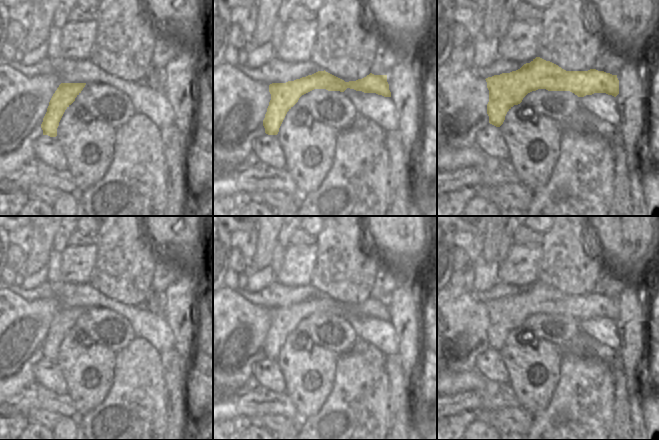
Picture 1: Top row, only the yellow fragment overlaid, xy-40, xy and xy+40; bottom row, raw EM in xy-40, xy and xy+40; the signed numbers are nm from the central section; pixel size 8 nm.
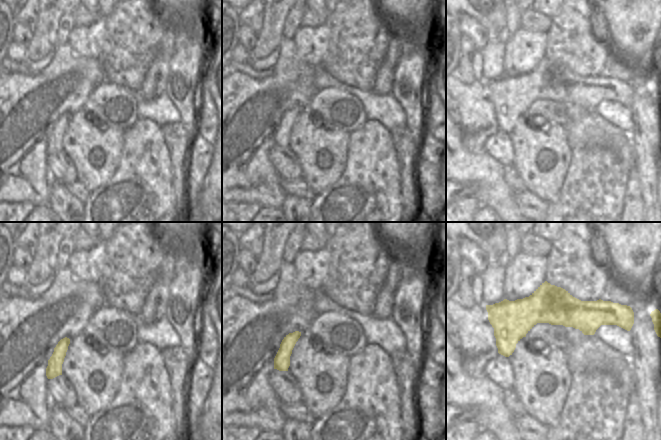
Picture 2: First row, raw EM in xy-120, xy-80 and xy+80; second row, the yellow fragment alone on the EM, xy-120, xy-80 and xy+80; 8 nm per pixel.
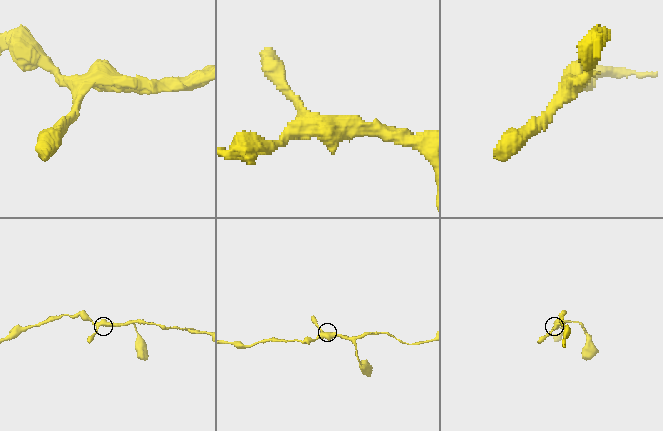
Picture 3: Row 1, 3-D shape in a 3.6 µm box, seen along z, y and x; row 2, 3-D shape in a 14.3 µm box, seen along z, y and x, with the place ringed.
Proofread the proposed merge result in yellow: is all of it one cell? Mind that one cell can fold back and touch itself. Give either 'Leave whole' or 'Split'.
Leave whole.

